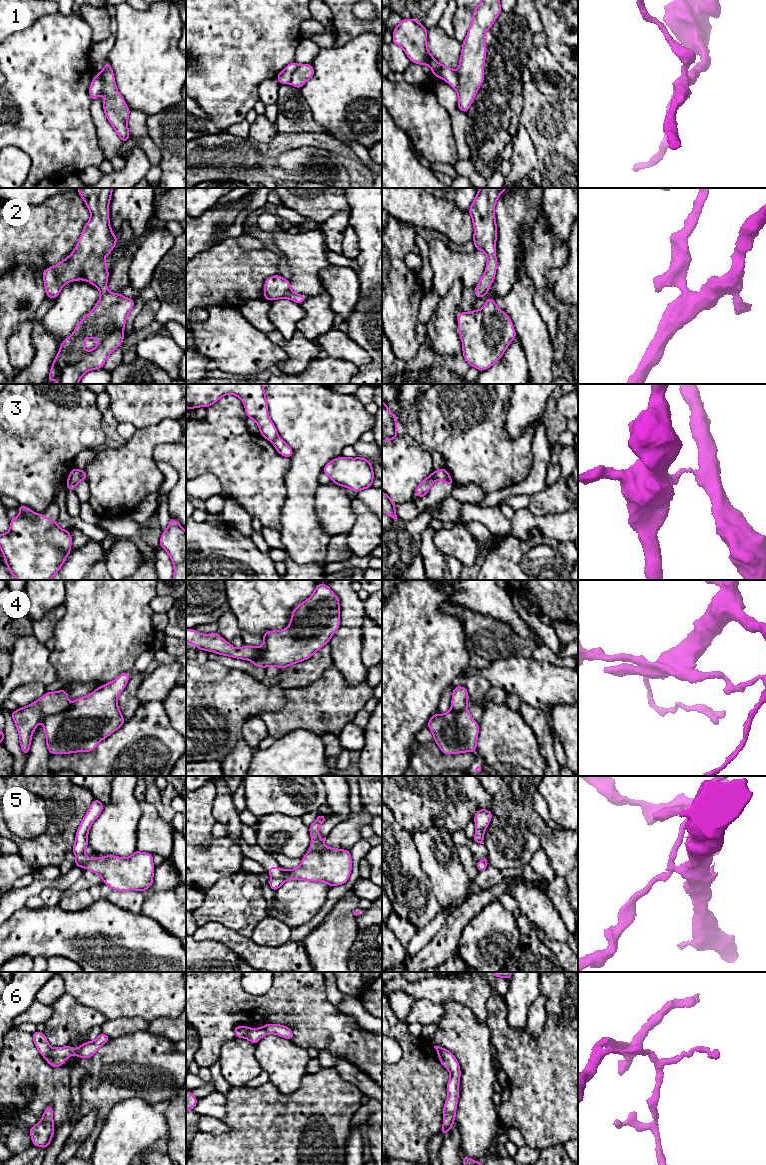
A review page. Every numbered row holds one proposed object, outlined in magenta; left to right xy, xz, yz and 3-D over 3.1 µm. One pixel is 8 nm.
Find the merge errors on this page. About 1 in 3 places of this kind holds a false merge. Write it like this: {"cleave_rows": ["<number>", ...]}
{"cleave_rows": ["1", "3", "5", "6"]}

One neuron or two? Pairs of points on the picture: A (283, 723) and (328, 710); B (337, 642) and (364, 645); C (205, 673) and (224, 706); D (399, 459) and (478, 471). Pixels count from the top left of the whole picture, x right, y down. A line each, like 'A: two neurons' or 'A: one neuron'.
A: one neuron
B: one neuron
C: one neuron
D: two neurons

